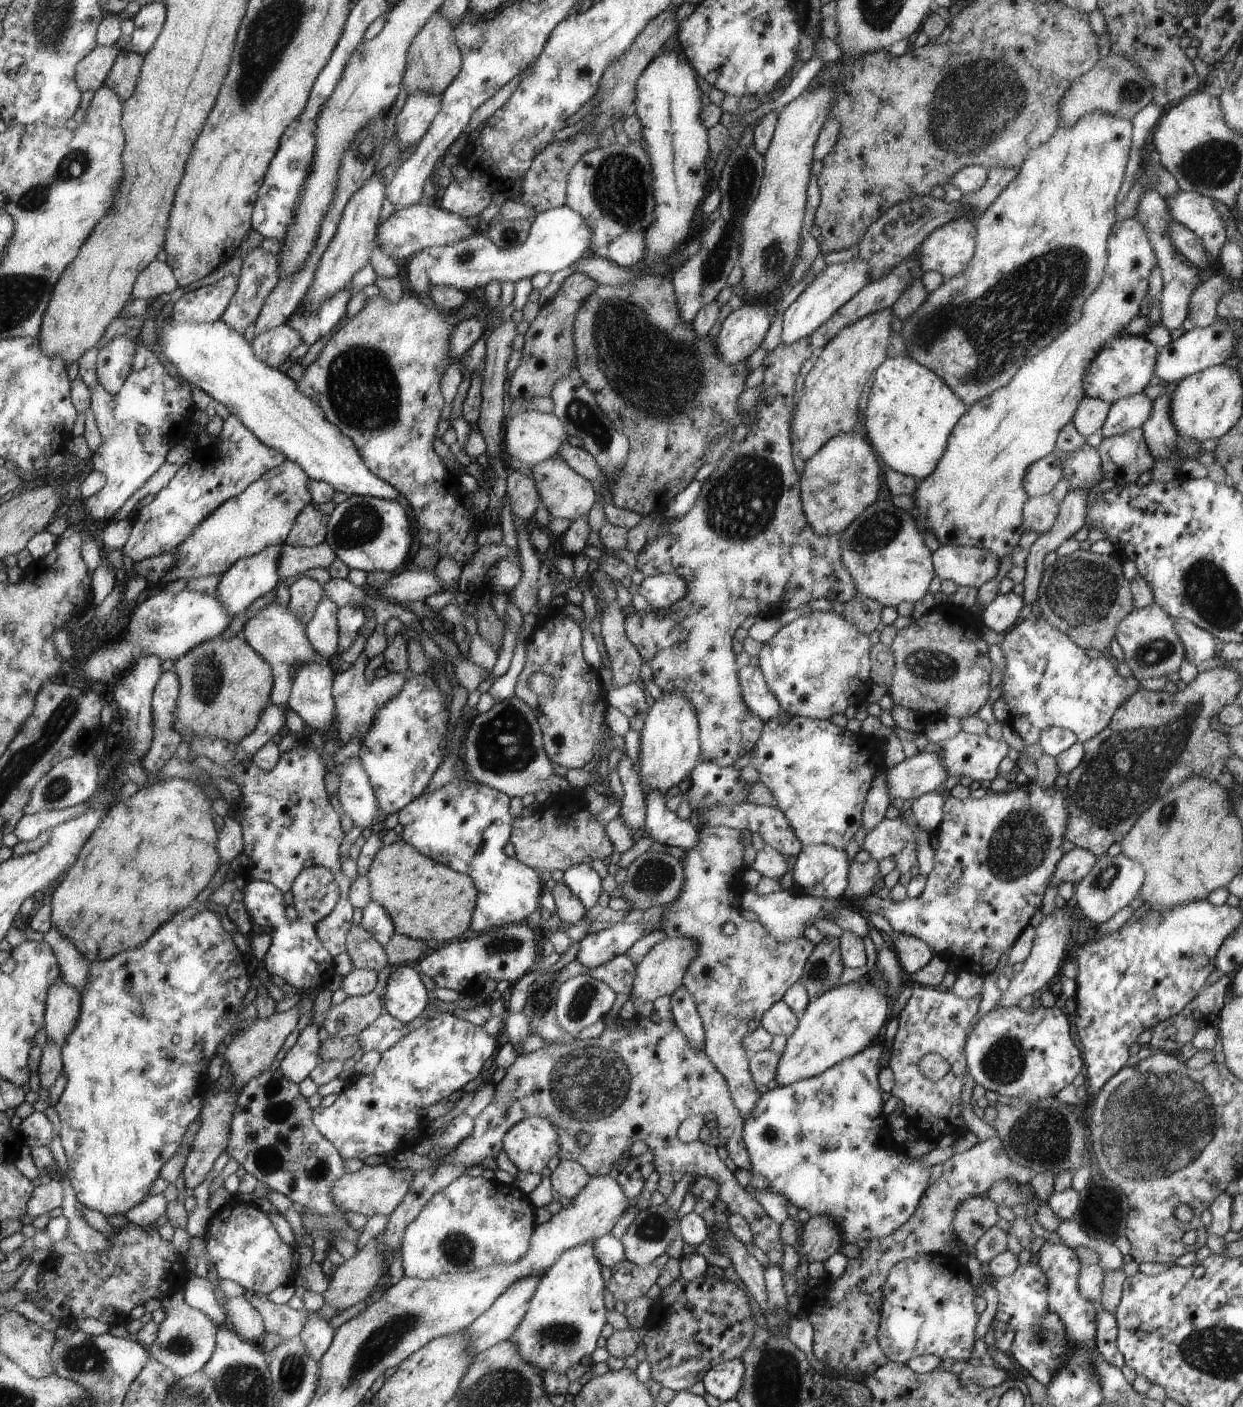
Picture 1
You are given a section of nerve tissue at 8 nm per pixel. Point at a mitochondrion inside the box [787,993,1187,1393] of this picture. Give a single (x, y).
(1032, 1133)

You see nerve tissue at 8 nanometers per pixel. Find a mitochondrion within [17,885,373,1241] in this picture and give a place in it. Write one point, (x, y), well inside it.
(268, 1160)

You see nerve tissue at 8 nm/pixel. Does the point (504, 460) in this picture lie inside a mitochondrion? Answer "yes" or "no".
no

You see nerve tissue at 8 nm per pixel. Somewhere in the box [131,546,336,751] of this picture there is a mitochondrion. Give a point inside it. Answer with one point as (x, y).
(206, 674)

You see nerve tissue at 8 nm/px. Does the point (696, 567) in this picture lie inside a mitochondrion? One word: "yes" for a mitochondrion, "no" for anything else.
no

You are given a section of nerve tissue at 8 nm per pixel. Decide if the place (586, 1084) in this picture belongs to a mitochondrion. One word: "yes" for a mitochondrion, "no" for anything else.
yes

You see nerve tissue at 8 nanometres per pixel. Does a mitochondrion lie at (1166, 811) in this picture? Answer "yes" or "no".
yes

